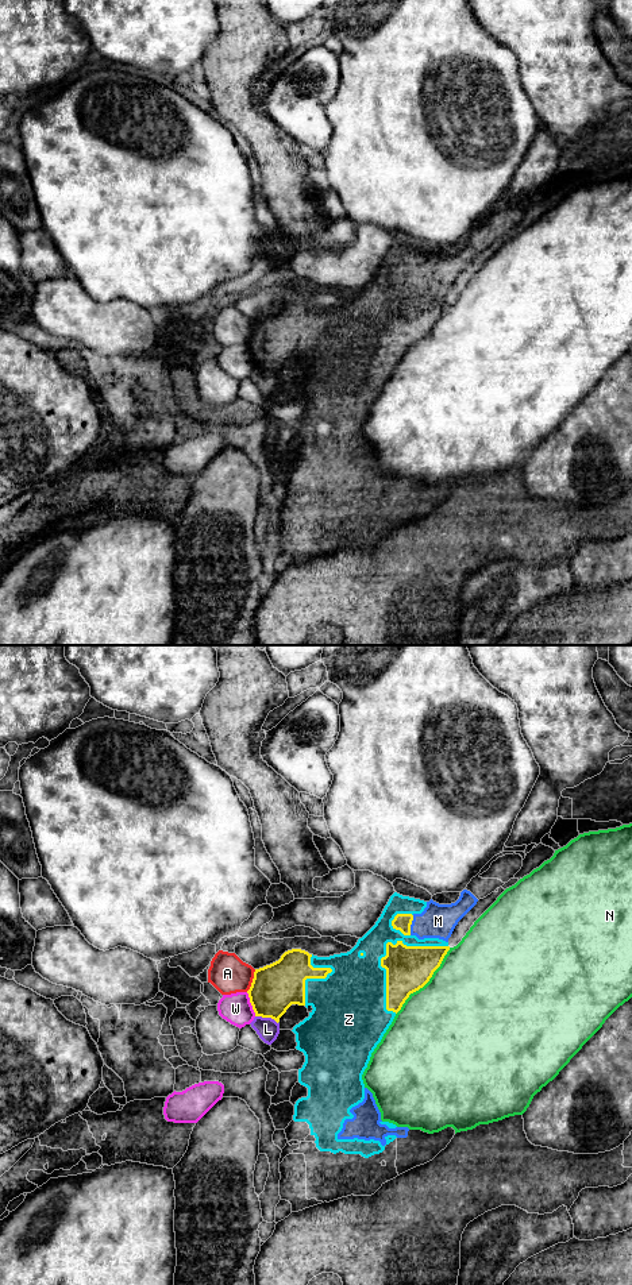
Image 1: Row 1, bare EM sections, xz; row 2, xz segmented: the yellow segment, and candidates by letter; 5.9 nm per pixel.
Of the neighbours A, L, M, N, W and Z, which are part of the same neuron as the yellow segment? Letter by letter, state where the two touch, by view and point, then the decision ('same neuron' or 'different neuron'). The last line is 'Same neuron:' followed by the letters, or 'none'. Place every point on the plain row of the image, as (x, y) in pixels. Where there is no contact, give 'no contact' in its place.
A: xz (253, 332) | different neuron
L: xz (266, 369) | different neuron
M: xz (411, 276) | same neuron
N: xz (426, 335) | different neuron
W: xz (251, 357) | different neuron
Z: xz (386, 300) | same neuron
Same neuron: M, Z

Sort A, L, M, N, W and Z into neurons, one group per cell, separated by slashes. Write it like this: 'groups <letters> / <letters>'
groups A / L / M Z / N / W

